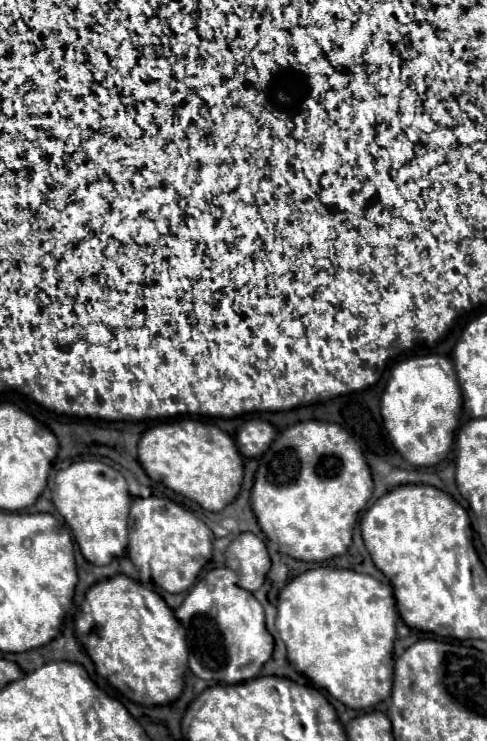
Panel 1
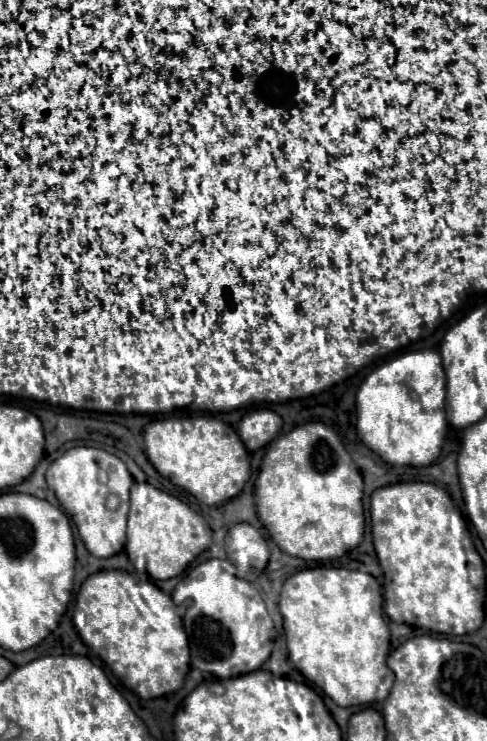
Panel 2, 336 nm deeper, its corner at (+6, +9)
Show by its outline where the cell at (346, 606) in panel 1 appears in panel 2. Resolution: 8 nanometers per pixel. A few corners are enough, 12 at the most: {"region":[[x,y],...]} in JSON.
{"region":[[360,570],[292,574],[288,658],[338,706],[384,700],[390,630]]}

